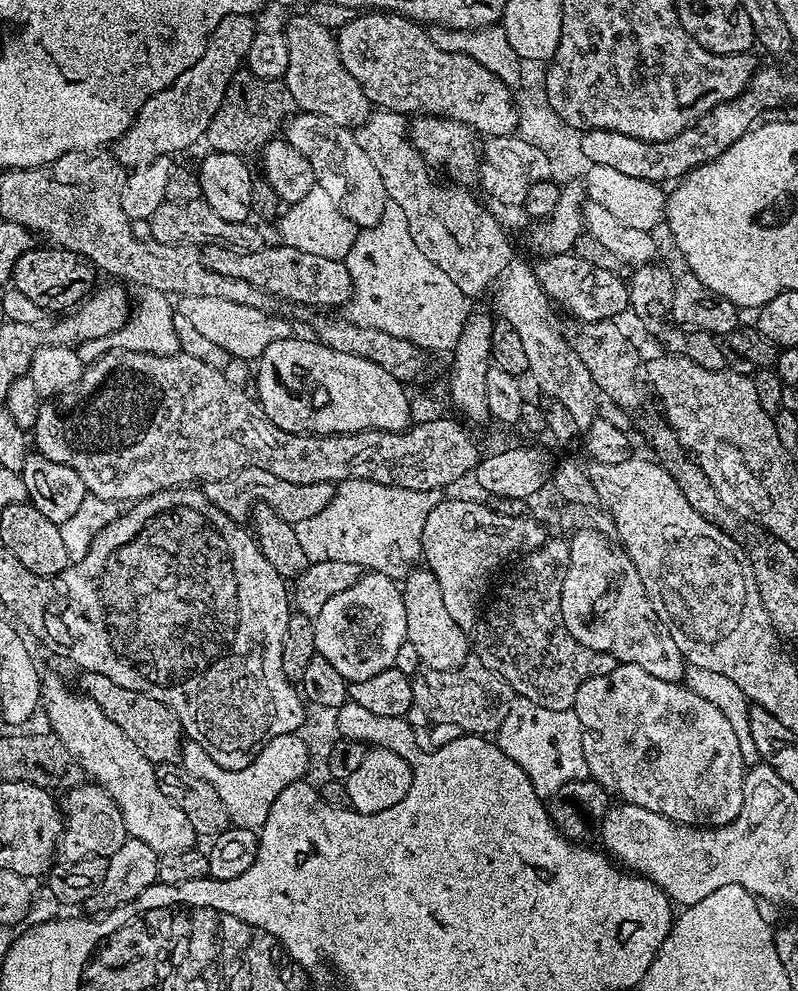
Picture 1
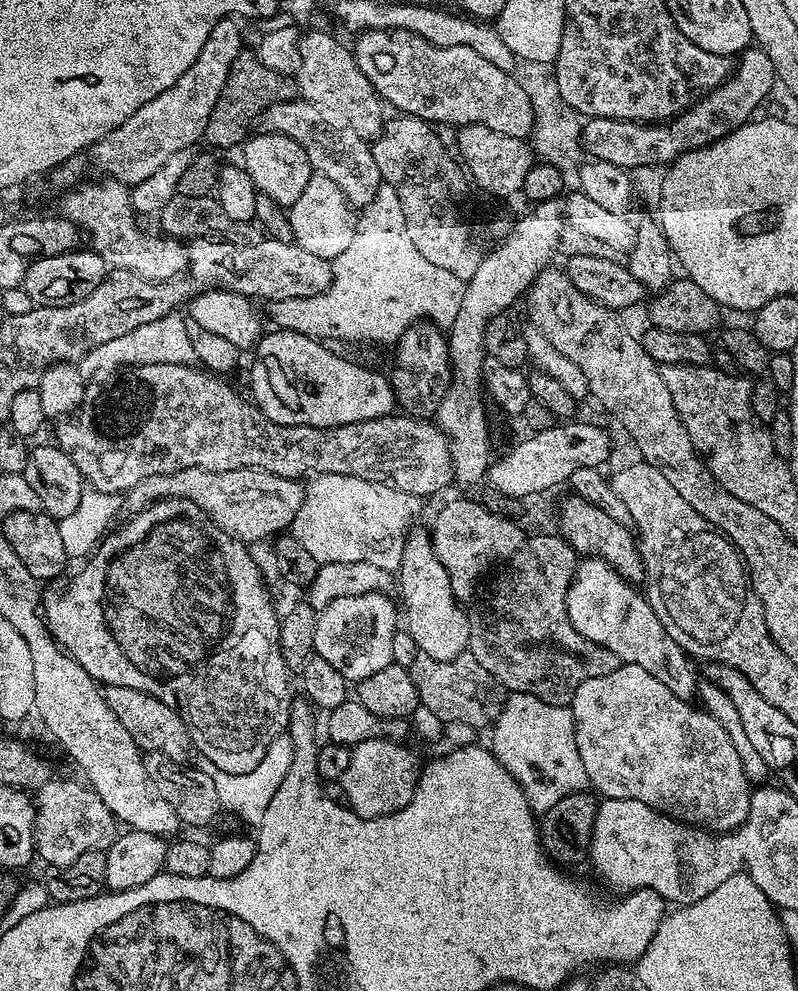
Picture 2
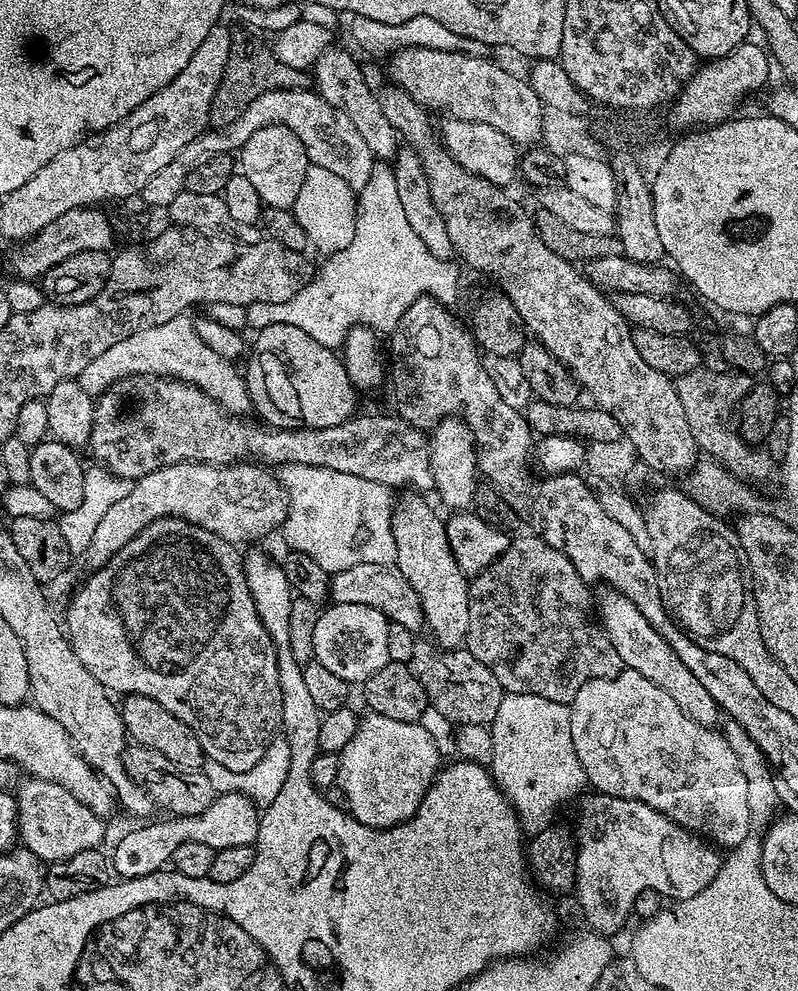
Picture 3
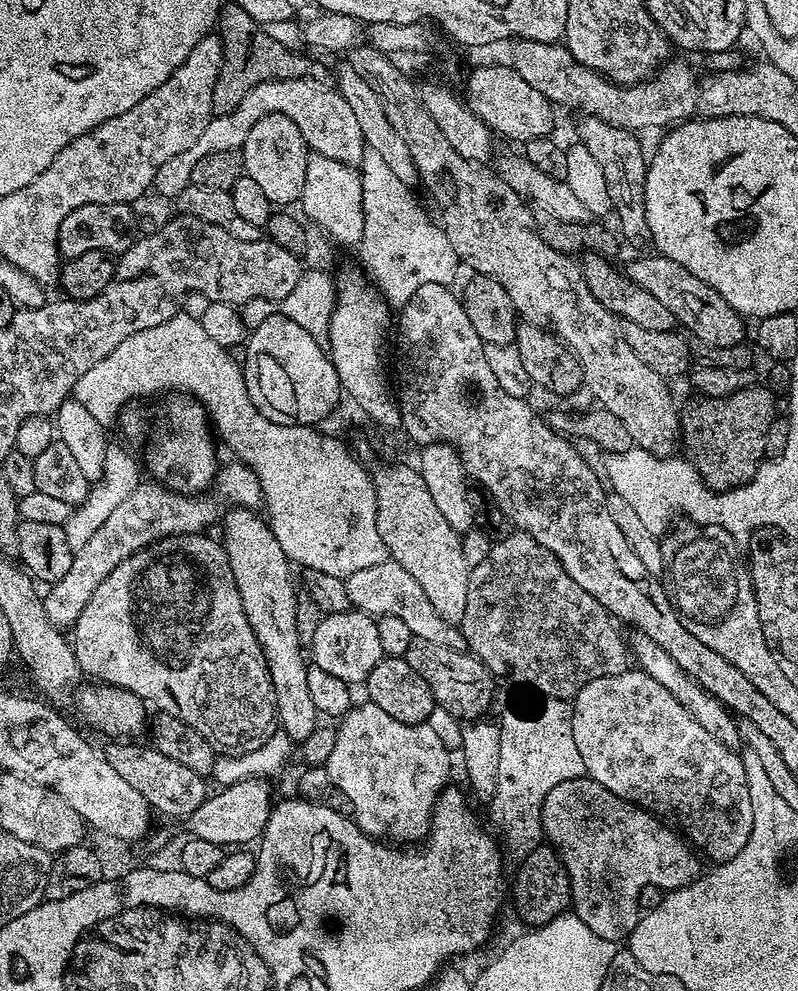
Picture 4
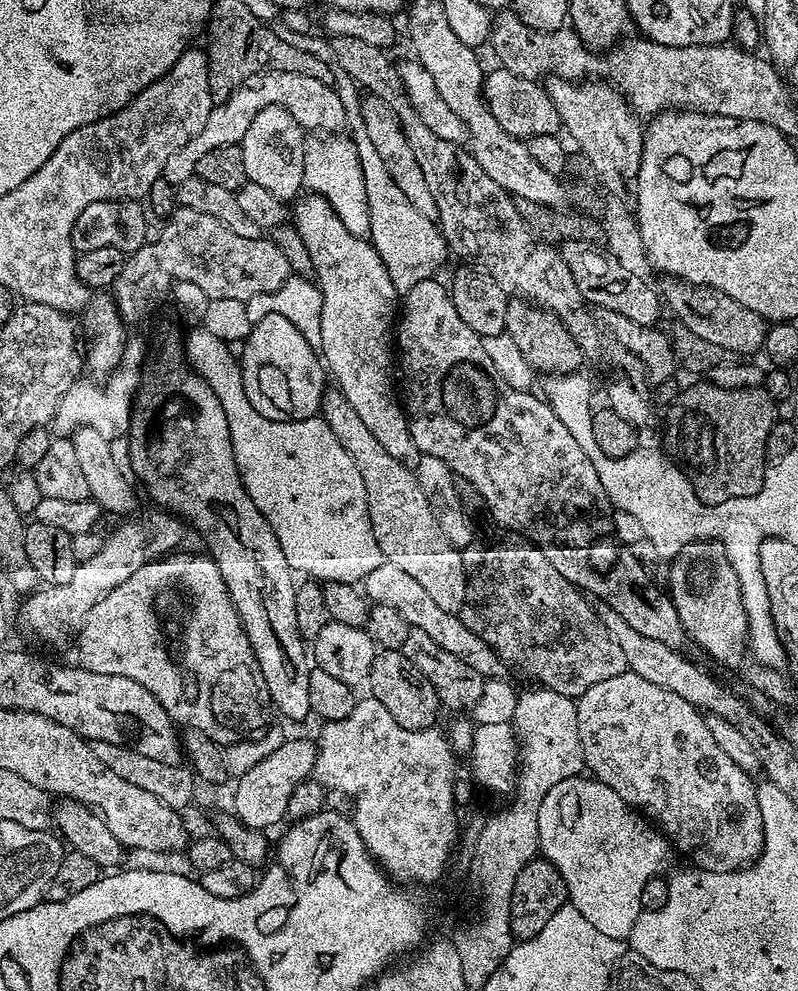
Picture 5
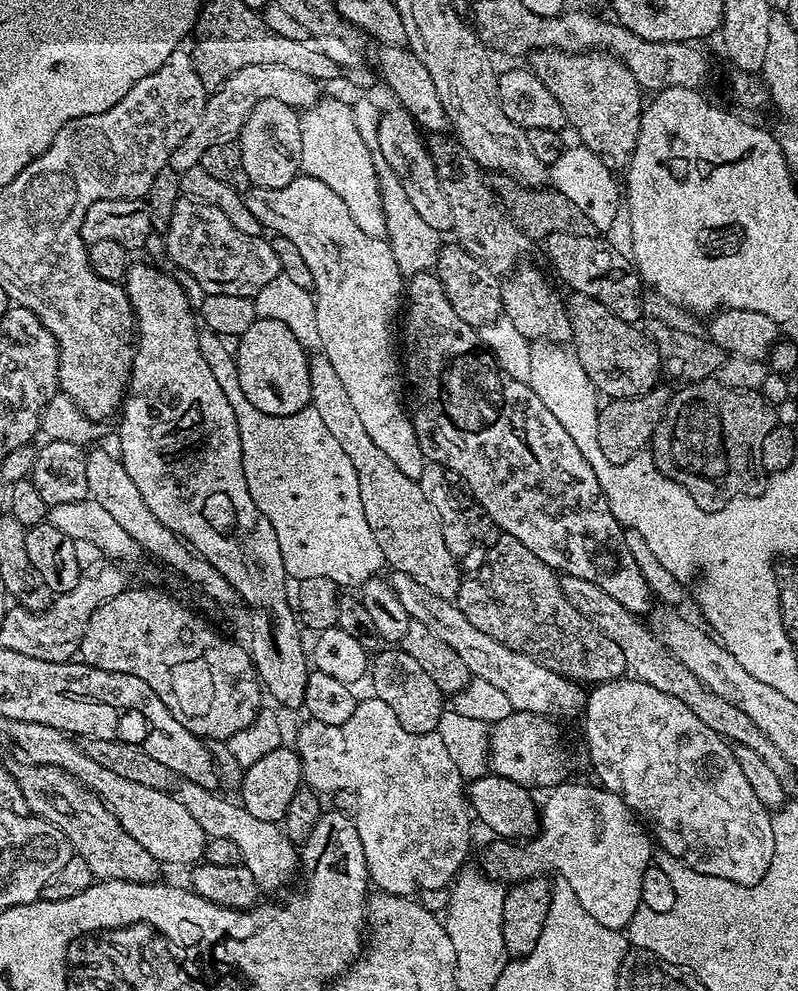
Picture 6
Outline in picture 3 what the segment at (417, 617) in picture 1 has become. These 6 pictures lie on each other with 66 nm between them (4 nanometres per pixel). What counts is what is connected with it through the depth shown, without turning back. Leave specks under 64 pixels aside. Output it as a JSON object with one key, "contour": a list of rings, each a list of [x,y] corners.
{"contour":[[[408,490],[395,497],[392,506],[392,533],[396,547],[395,567],[414,586],[414,594],[418,594],[420,608],[424,611],[424,624],[429,628],[431,639],[439,647],[449,650],[461,647],[467,641],[470,630],[470,598],[468,597],[469,577],[458,566],[454,554],[450,550],[450,542],[446,538],[445,521],[423,500],[421,493]]]}

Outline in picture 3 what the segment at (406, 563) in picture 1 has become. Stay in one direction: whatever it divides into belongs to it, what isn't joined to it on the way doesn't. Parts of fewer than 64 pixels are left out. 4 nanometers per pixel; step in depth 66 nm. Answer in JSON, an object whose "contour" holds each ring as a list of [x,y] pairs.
{"contour":[[[286,464],[279,469],[278,479],[280,485],[284,488],[284,493],[288,495],[288,513],[284,519],[284,527],[282,535],[288,543],[287,547],[293,552],[301,552],[310,558],[314,558],[314,562],[318,562],[318,566],[322,566],[322,570],[328,573],[341,572],[342,570],[350,570],[350,566],[358,566],[359,564],[392,564],[396,558],[396,547],[394,546],[394,534],[392,533],[392,506],[394,503],[393,489],[387,488],[384,484],[378,482],[370,482],[366,478],[358,478],[354,474],[344,474],[338,470],[323,468],[322,466],[310,466],[309,464]]]}

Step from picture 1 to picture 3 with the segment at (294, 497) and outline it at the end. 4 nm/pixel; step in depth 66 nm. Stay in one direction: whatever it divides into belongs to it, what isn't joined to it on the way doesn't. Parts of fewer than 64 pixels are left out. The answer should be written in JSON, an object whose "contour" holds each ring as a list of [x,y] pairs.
{"contour":[[[189,462],[162,466],[141,476],[133,483],[126,498],[114,502],[114,506],[106,510],[102,522],[98,522],[98,530],[94,530],[90,546],[84,551],[83,559],[88,560],[89,569],[103,568],[111,556],[126,546],[126,542],[139,536],[142,530],[146,530],[146,526],[163,516],[189,520],[194,526],[202,526],[202,530],[210,530],[237,546],[243,545],[243,540],[260,540],[270,535],[275,528],[276,531],[283,529],[288,513],[288,495],[284,493],[279,479],[268,472],[271,471],[267,467],[255,462]]]}

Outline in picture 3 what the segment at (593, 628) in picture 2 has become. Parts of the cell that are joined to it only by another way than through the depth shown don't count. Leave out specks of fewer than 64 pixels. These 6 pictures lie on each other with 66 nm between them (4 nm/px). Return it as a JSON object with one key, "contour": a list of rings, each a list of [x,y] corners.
{"contour":[[[604,590],[598,596],[598,608],[599,604],[599,619],[602,621],[604,633],[610,638],[610,642],[614,642],[614,650],[618,650],[625,669],[642,674],[642,678],[650,678],[650,682],[654,682],[658,690],[666,690],[666,694],[670,694],[670,698],[674,698],[674,703],[682,709],[682,714],[686,714],[686,718],[694,718],[698,726],[716,728],[722,720],[718,702],[710,698],[708,691],[700,685],[698,678],[694,678],[682,658],[678,658],[678,654],[670,650],[670,642],[666,642],[666,638],[662,638],[662,634],[658,634],[658,630],[654,630],[650,622],[646,622],[642,610],[634,606],[634,602],[630,602],[630,598],[626,598],[621,592],[611,590]]]}

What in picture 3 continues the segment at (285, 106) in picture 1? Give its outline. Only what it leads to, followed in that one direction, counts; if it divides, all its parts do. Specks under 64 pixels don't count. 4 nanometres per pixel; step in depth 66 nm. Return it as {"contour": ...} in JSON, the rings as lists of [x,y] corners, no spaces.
{"contour":[[[233,39],[232,53],[224,67],[222,82],[214,94],[214,102],[210,106],[209,125],[213,129],[230,126],[262,94],[270,90],[286,90],[287,88],[308,88],[310,76],[305,69],[286,66],[286,62],[278,62],[275,51],[256,40]]]}

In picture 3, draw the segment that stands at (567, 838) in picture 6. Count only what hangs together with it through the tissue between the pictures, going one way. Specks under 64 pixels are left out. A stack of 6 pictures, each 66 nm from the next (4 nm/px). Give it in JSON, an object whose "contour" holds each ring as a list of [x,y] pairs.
{"contour":[[[593,791],[592,796],[584,794],[579,797],[580,809],[576,812],[576,824],[574,823],[574,835],[576,838],[576,883],[574,885],[574,897],[580,903],[580,912],[584,915],[584,920],[589,929],[593,933],[599,934],[605,938],[612,938],[612,935],[623,926],[628,920],[628,915],[633,915],[634,905],[639,896],[644,892],[656,892],[661,898],[667,898],[669,901],[675,902],[685,900],[686,898],[694,898],[694,894],[702,894],[702,890],[706,890],[706,886],[710,886],[710,882],[714,882],[714,878],[720,872],[722,856],[719,851],[709,841],[702,836],[697,836],[695,832],[691,832],[688,828],[683,828],[680,824],[676,824],[670,818],[666,818],[658,810],[654,810],[650,806],[646,806],[642,802],[634,802],[626,798],[614,798],[608,796],[604,792]]]}

